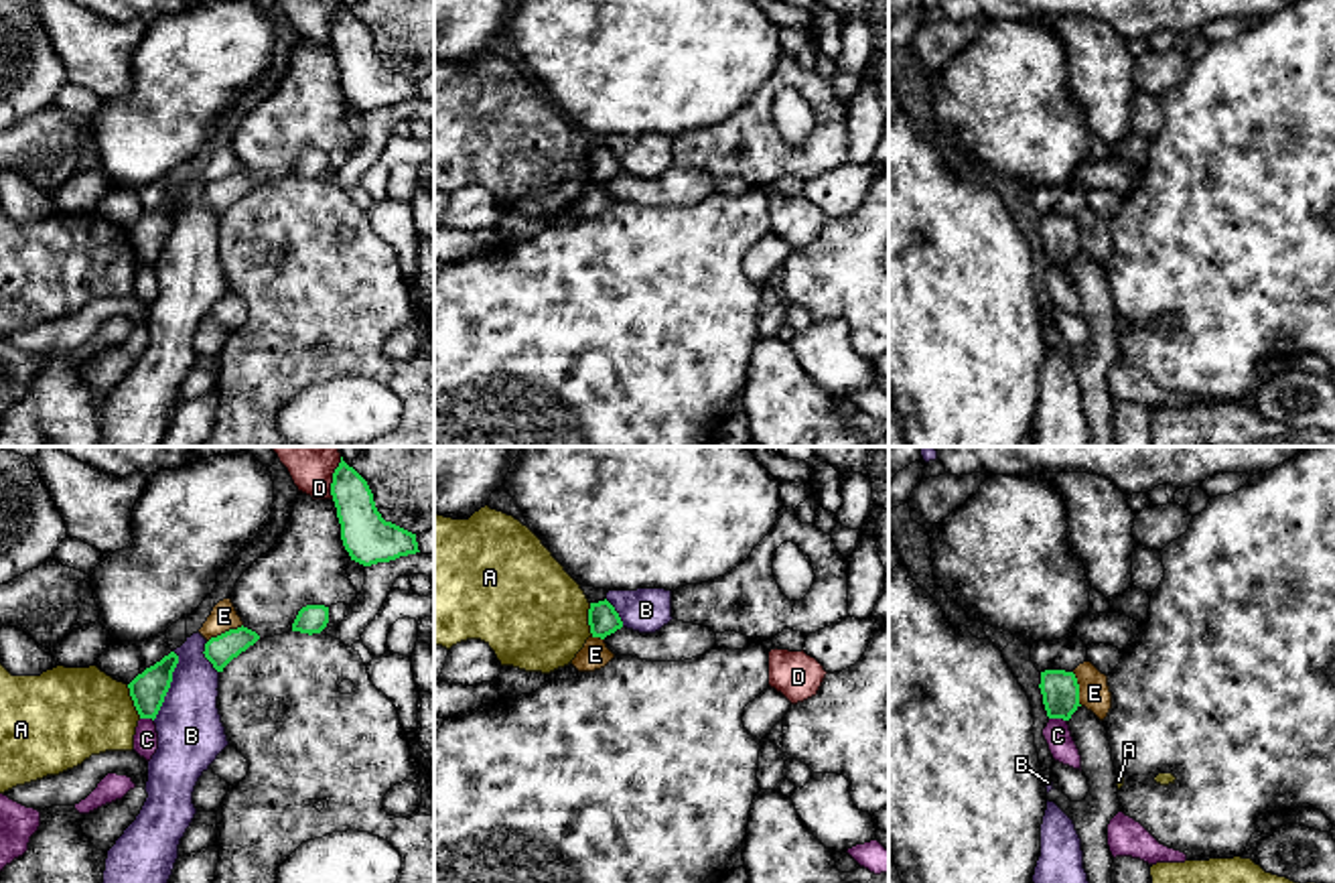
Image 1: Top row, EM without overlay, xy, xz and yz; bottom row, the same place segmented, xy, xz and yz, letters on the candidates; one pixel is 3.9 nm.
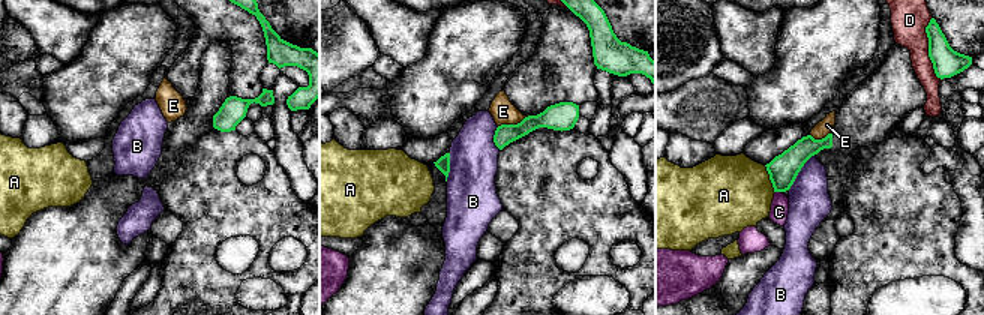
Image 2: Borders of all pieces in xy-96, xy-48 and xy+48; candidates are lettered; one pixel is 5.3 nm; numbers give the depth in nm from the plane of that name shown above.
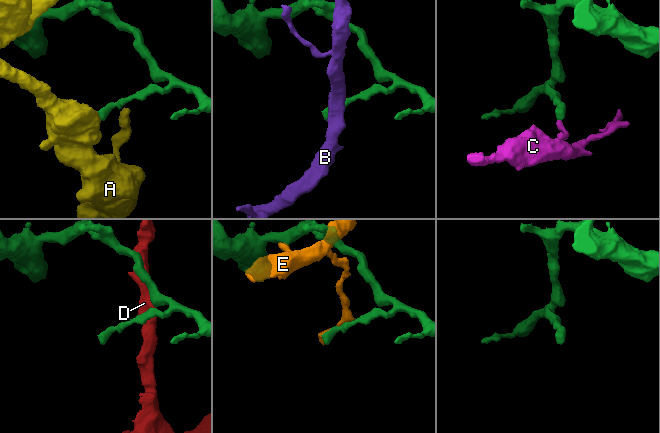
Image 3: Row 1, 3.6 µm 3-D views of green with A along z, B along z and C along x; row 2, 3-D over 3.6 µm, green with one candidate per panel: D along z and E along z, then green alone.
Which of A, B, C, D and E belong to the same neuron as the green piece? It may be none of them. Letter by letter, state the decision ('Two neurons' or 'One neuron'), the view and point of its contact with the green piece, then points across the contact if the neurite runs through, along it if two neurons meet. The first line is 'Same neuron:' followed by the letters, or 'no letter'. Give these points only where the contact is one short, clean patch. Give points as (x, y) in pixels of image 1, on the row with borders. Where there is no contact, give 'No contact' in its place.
Same neuron: no letter
A: Two neurons. Touches green at xy (132, 699)
B: Two neurons. Touches green at xy (169, 685). Boundary: xy (173, 650), (177, 666), (165, 701), (153, 719)
C: Two neurons. Touches green at yz (1058, 717). Boundary: yz (1049, 717), (1066, 721)
D: Two neurons. Touches green at xy (333, 478)
E: Two neurons. Touches green at xy (226, 632)

